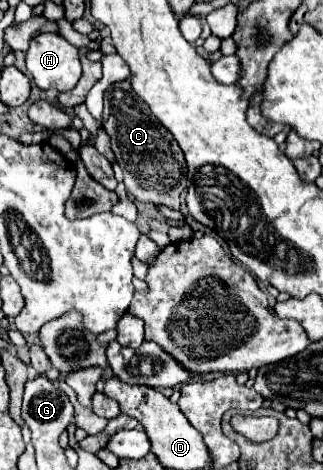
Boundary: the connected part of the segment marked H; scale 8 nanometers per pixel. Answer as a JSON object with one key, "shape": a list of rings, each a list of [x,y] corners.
{"shape":[[[41,33],[37,35],[37,39],[31,41],[31,47],[27,51],[27,69],[33,75],[33,81],[39,89],[55,87],[57,91],[69,91],[81,79],[79,49],[57,33]]]}

